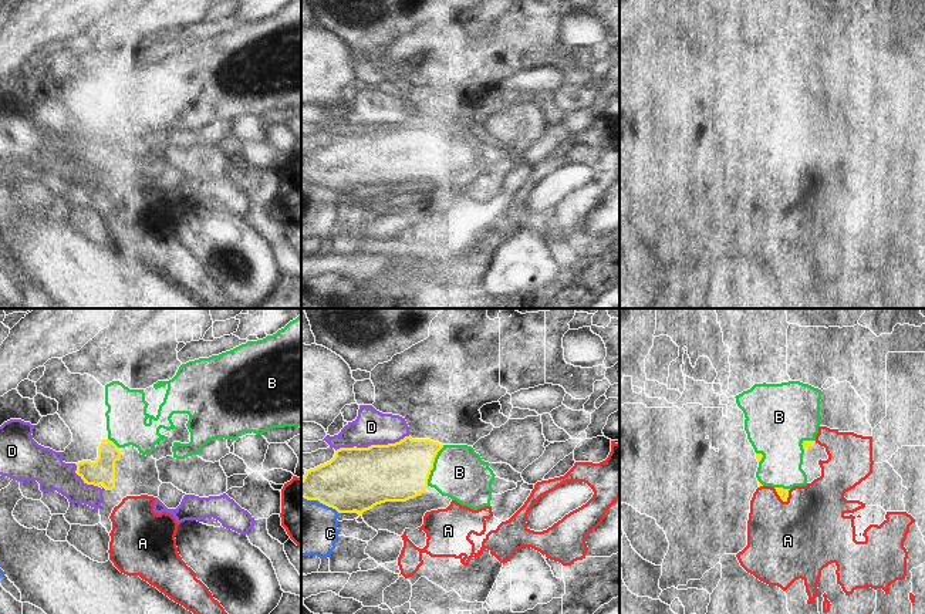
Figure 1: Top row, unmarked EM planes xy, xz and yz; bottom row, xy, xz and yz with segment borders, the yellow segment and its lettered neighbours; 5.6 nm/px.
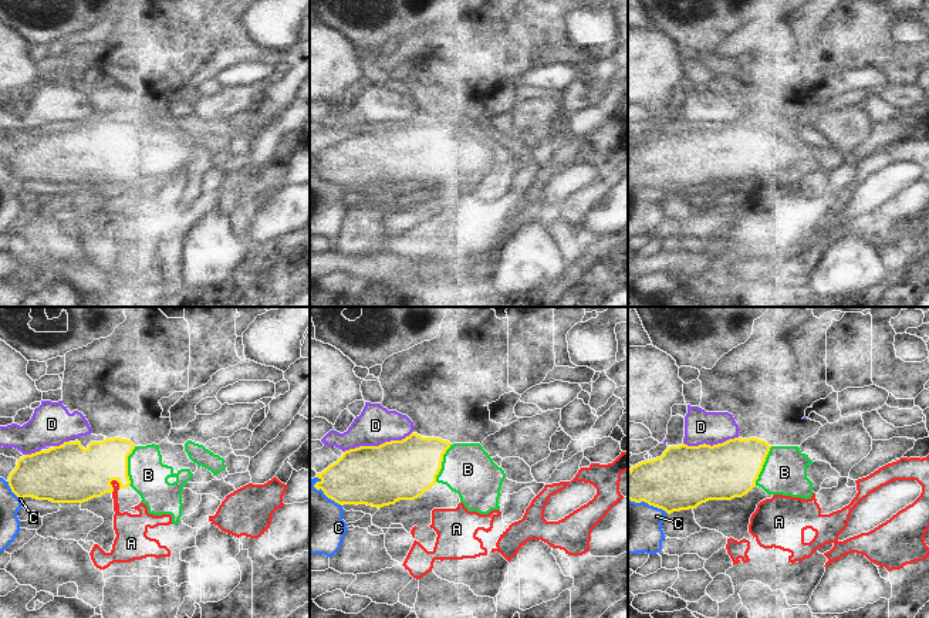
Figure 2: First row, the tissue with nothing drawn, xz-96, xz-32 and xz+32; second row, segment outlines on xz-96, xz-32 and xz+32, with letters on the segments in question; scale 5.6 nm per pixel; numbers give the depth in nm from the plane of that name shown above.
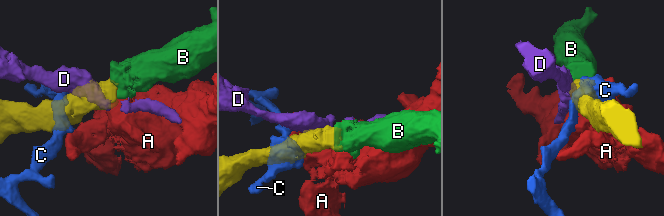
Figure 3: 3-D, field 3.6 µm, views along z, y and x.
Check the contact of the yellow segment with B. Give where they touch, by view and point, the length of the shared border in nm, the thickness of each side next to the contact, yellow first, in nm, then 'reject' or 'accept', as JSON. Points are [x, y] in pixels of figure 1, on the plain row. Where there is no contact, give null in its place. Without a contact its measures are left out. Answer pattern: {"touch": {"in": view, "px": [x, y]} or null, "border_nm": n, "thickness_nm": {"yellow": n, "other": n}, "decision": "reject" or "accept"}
{"touch": {"in": "xz", "px": [432, 147]}, "border_nm": 260, "thickness_nm": {"yellow": 340, "other": 300}, "decision": "accept"}

